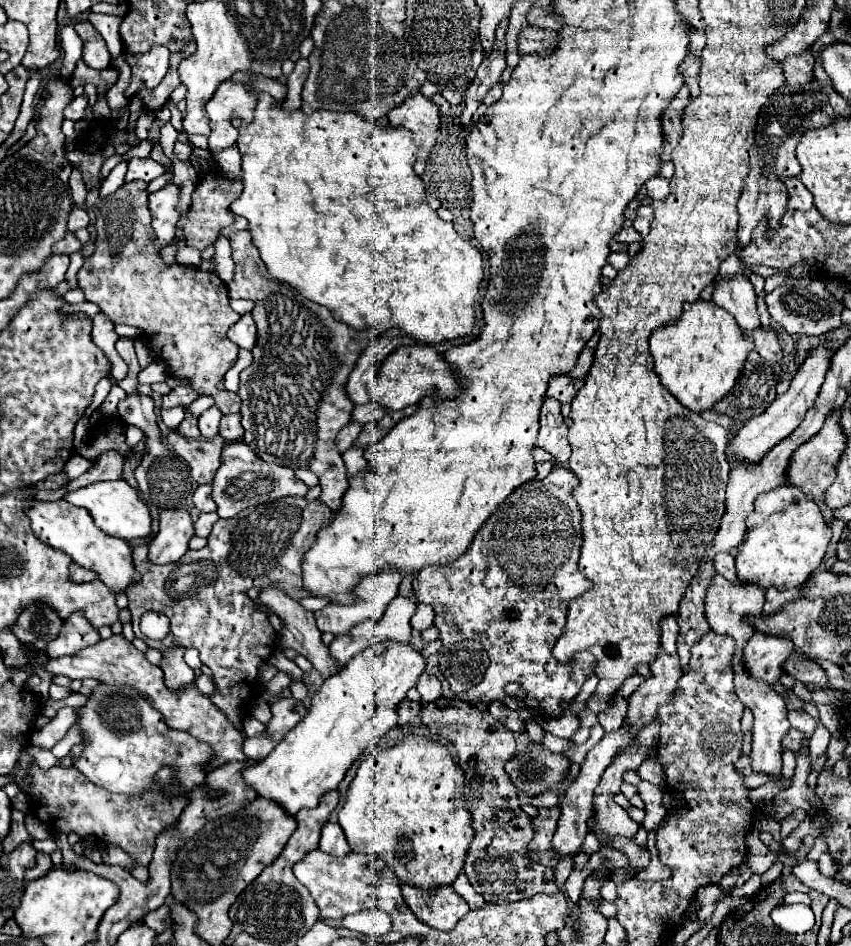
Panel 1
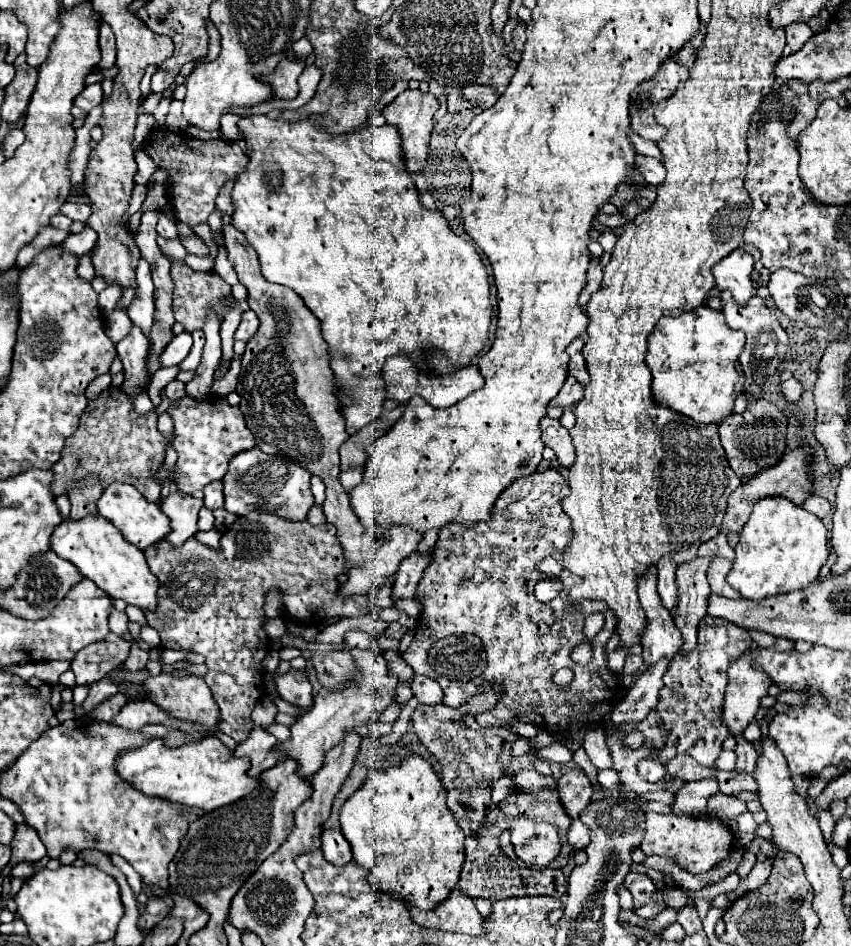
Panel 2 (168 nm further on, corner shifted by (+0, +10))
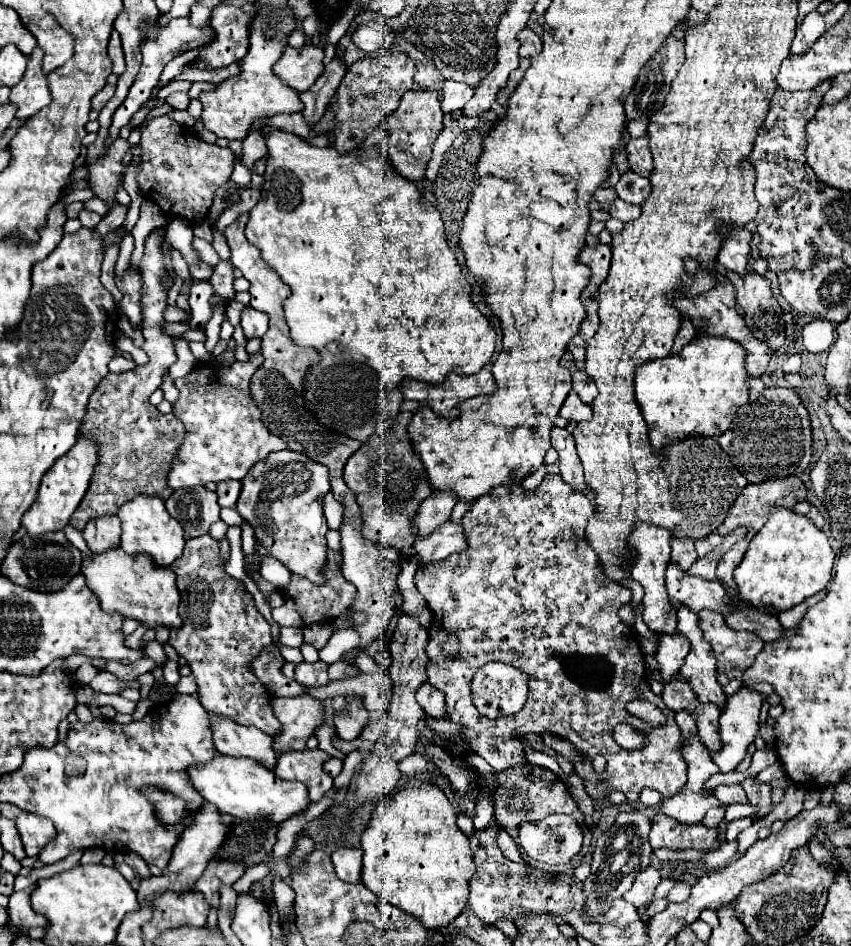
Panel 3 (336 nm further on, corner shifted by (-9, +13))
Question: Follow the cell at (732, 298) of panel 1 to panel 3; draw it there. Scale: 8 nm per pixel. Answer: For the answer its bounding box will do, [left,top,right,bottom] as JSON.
[718,228,752,276]

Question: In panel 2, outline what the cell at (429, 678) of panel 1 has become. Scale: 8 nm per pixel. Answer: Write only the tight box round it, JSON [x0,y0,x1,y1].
[411,675,443,705]

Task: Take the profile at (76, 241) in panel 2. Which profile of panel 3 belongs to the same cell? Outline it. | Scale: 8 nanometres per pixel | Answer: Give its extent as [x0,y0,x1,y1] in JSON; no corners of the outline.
[96,204,128,236]

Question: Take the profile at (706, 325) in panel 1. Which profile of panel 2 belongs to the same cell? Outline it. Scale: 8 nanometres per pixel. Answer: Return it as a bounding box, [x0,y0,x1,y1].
[645,305,745,423]

